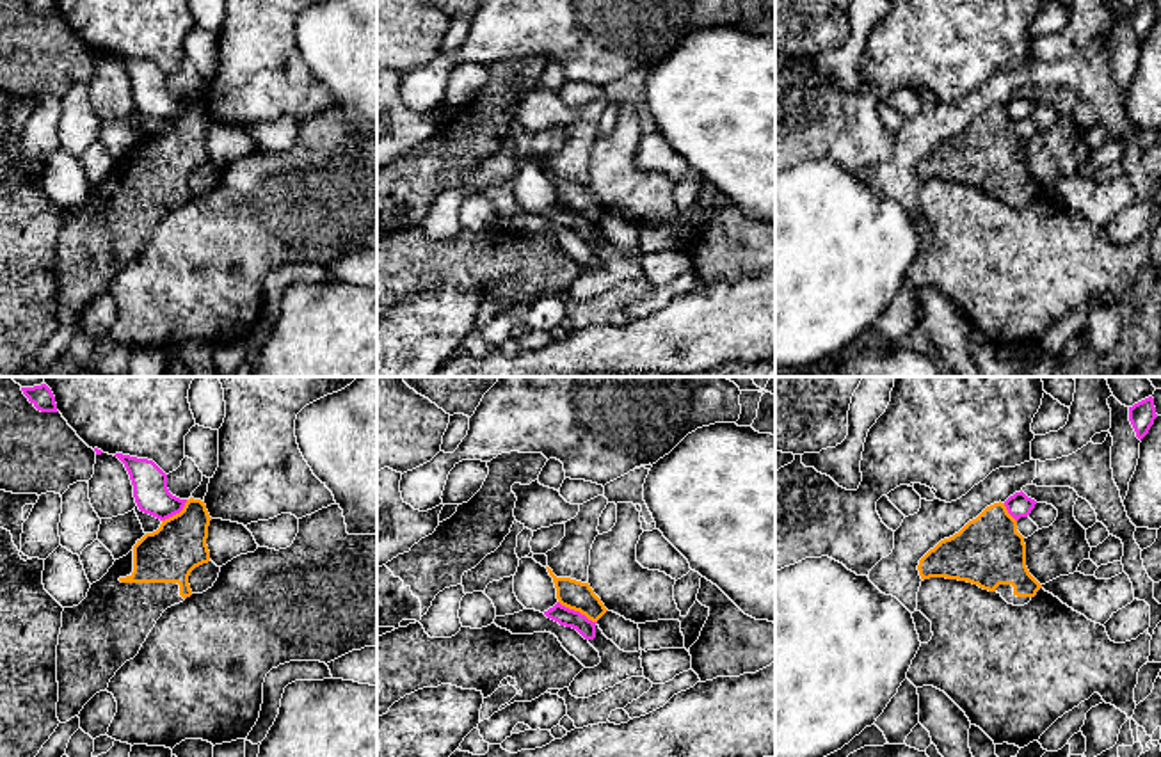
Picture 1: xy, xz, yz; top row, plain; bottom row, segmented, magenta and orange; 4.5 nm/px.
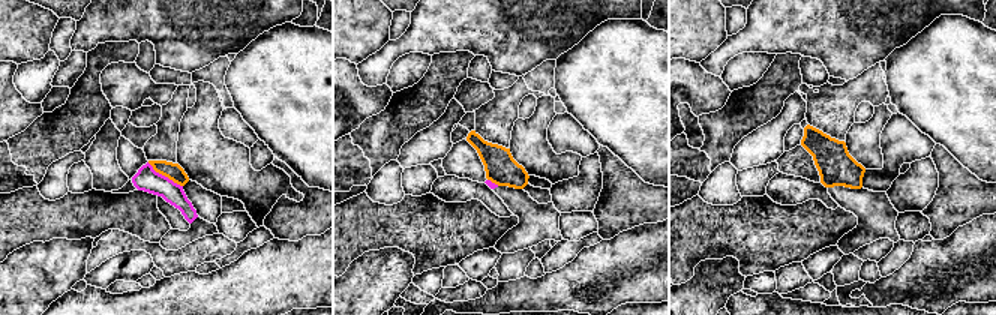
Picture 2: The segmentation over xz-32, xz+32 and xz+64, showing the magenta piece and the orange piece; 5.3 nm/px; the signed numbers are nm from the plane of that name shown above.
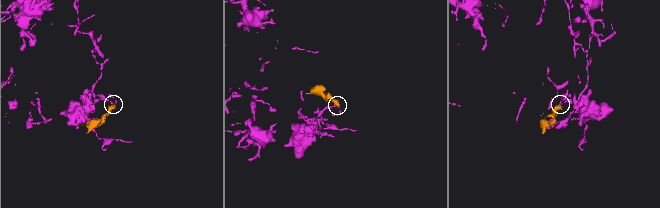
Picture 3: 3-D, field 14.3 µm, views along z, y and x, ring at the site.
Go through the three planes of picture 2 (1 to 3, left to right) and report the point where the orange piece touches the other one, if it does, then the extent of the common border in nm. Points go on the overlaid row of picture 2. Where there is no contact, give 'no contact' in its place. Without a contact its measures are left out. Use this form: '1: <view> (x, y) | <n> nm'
1: xz-32 (164, 176) | 240 nm
2: xz+32 (494, 183) | 70 nm
3: no contact

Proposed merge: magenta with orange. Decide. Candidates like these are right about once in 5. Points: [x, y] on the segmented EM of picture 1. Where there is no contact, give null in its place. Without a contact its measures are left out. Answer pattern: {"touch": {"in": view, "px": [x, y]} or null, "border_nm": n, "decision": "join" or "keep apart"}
{"touch": {"in": "xz", "px": [578, 612]}, "border_nm": 200, "decision": "keep apart"}

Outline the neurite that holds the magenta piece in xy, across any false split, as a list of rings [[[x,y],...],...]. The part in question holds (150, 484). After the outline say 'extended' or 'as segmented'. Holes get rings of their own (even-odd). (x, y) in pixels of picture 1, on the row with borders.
[[[116,453],[114,457],[124,464],[130,474],[133,498],[140,512],[165,521],[183,510],[187,499],[180,499],[169,492],[167,474],[153,460],[123,453]]]; as segmented

